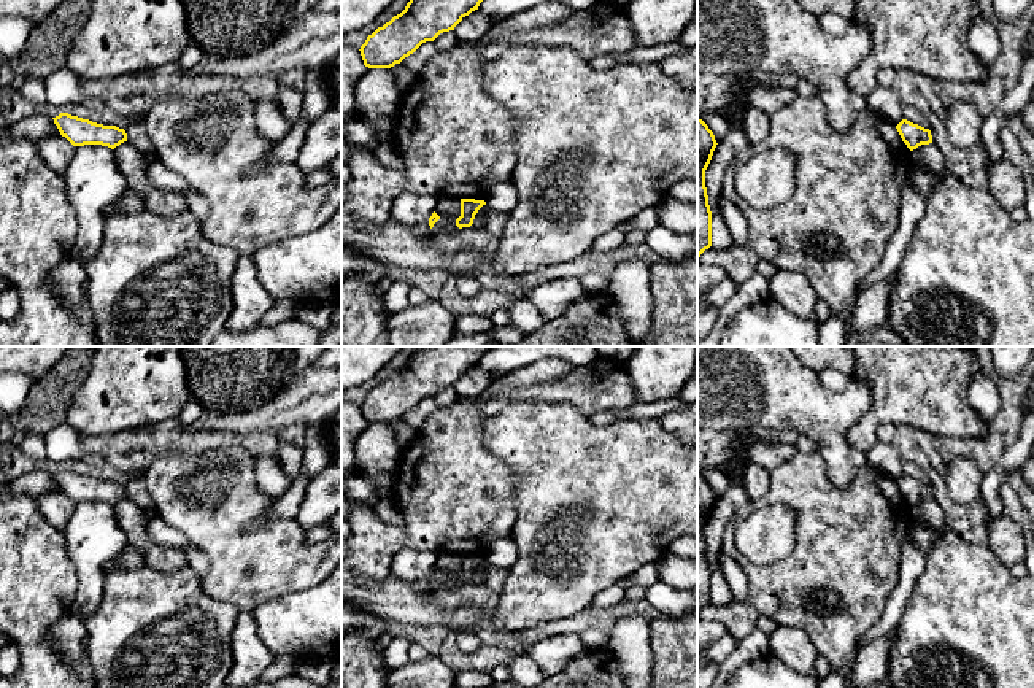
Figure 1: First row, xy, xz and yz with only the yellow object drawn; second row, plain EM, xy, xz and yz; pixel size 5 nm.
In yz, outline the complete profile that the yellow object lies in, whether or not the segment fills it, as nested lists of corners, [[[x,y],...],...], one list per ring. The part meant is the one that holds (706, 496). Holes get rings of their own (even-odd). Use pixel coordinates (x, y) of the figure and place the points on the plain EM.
[[[697,473],[697,618],[700,610],[712,602],[712,567],[705,543],[705,526],[716,501],[713,488]]]

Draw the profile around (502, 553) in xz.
[[[505,535],[489,545],[484,558],[491,566],[510,570],[518,559],[518,547]]]

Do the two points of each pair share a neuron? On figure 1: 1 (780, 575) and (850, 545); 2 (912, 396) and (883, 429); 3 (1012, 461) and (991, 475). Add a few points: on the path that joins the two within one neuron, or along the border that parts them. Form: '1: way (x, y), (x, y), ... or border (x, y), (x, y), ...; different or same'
1: way (798, 575), (820, 575), (833, 563); same
2: border (880, 421), (896, 426); different
3: way (1007, 463), (996, 474); same

